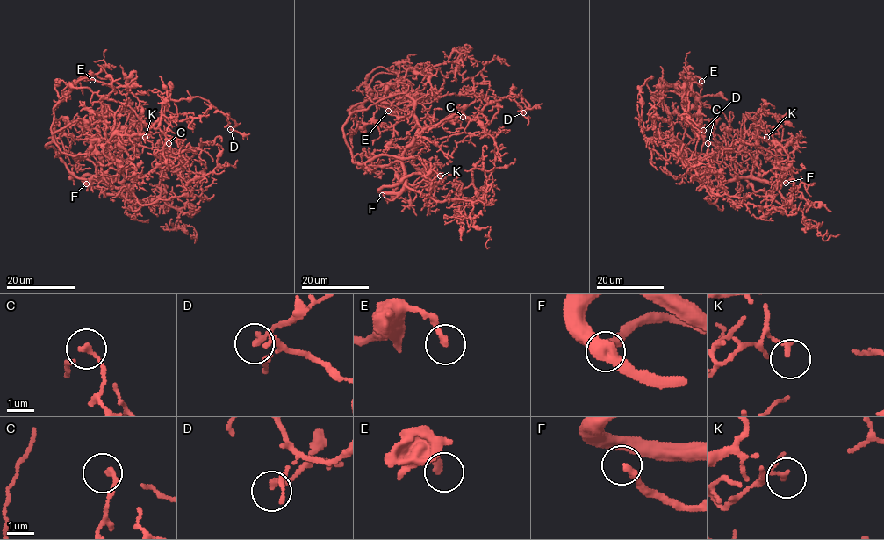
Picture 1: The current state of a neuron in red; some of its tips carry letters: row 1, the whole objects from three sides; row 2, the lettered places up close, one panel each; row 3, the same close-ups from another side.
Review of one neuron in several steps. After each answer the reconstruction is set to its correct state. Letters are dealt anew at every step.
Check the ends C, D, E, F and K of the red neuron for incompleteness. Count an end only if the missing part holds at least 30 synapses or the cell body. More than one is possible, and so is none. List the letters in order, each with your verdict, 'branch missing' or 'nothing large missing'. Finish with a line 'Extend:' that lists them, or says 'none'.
C: nothing large missing
D: nothing large missing
E: nothing large missing
F: branch missing
K: nothing large missing
Extend: F

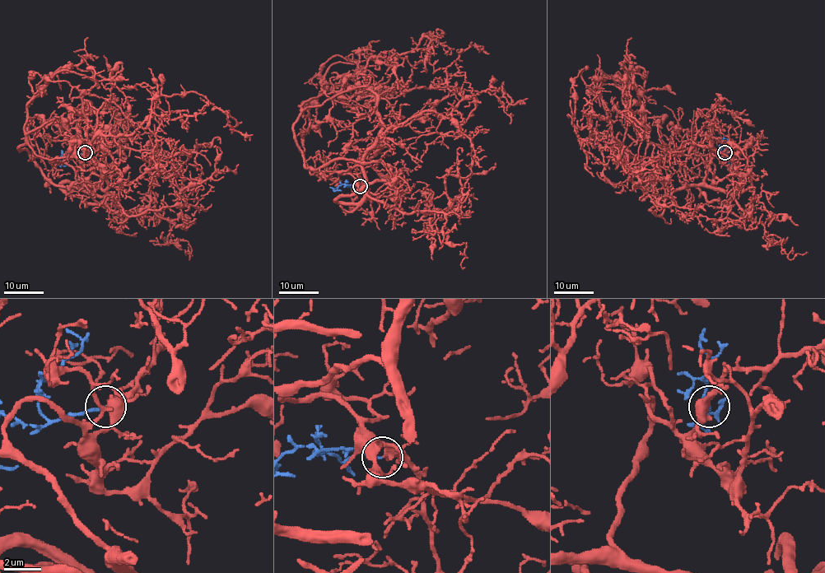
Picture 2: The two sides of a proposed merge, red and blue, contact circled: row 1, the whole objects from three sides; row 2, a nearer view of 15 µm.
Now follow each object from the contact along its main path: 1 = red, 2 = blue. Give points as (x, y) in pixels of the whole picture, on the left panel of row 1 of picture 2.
1: (85, 152), (63, 159), (104, 189), (97, 110), (113, 102), (145, 122), (162, 95), (197, 92), (253, 134)
2: (85, 152), (72, 157), (63, 154), (58, 164), (67, 165)

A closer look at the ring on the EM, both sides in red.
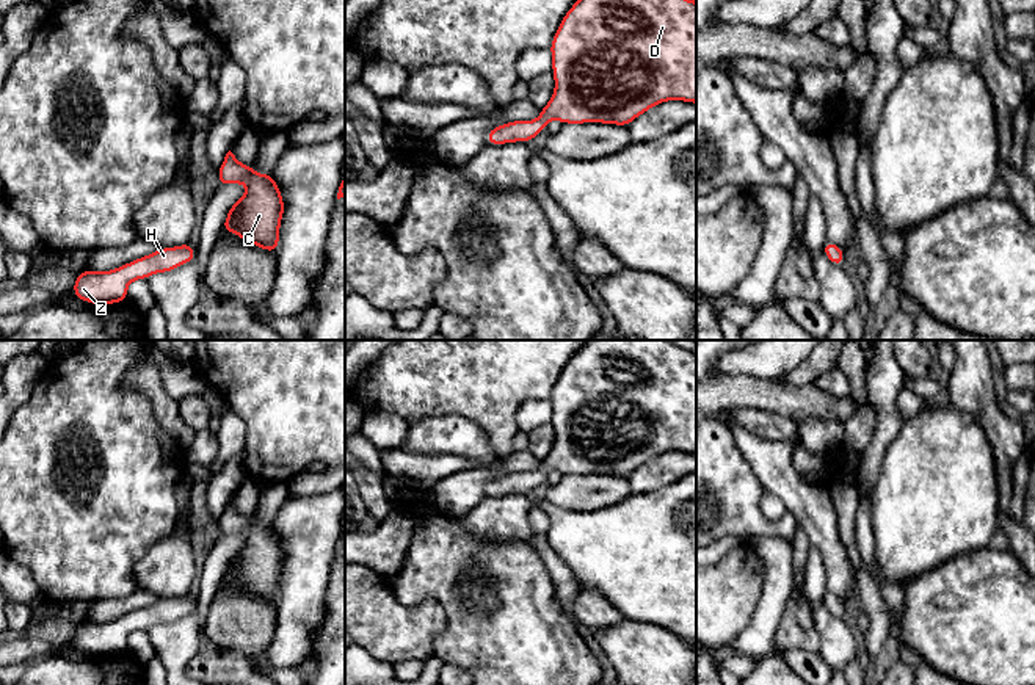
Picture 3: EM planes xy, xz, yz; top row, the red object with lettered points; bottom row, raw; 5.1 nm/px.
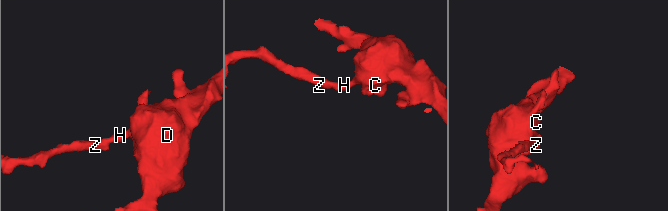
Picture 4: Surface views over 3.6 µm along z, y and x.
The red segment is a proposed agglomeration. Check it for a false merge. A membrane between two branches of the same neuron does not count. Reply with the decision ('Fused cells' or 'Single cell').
Single cell

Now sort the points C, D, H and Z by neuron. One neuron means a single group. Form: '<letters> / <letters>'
C D H Z

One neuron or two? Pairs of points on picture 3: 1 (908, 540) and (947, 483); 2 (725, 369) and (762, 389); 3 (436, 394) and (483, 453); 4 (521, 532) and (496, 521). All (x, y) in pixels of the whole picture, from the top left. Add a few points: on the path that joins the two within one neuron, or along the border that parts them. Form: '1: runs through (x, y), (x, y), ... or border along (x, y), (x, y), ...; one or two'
1: runs through (918, 525), (926, 508), (936, 497); one
2: border along (717, 375), (753, 375), (770, 380); two
3: border along (416, 417), (461, 414), (485, 431); two
4: runs through (515, 527), (502, 521); one

